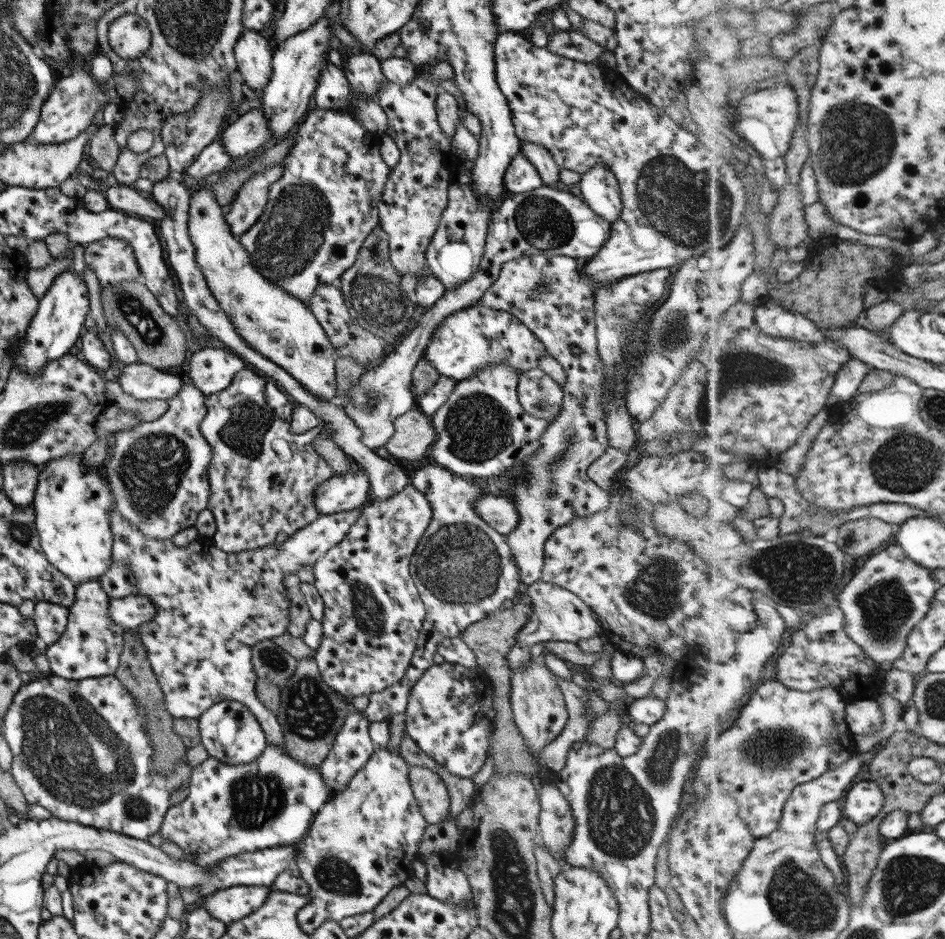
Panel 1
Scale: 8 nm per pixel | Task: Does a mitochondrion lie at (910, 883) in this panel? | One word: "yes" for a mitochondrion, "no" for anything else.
yes

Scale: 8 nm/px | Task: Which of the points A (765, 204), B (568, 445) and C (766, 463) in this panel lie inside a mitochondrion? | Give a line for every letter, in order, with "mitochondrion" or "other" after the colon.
A: other
B: mitochondrion
C: other

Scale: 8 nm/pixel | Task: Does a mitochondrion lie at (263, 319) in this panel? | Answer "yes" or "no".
no

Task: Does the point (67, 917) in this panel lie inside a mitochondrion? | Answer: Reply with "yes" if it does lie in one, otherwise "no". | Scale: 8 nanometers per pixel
no

